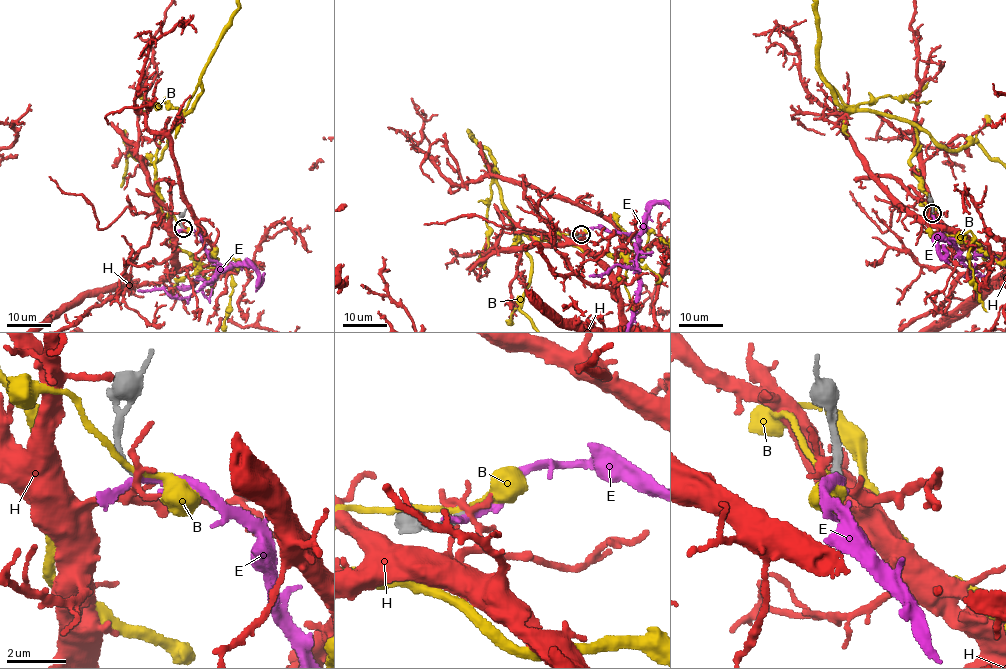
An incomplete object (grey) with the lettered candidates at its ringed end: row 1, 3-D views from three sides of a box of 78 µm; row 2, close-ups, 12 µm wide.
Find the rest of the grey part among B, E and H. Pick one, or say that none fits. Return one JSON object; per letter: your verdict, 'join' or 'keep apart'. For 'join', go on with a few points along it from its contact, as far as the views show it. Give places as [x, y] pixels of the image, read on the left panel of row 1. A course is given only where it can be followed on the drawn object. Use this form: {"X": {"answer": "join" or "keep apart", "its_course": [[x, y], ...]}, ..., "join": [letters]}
{"B": {"answer": "keep apart"}, "E": {"answer": "join"}, "H": {"answer": "keep apart"}, "join": ["E"]}

